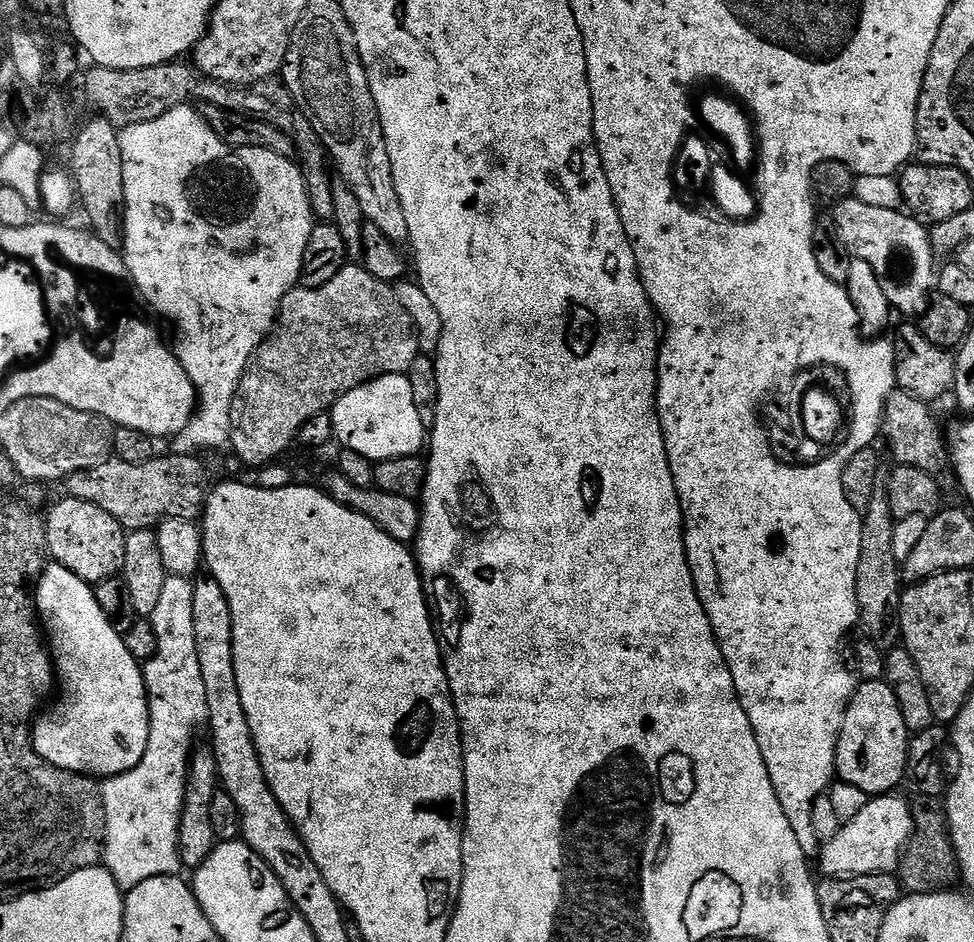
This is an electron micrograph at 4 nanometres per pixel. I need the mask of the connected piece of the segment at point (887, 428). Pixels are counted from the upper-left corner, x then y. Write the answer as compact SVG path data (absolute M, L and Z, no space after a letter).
M894 391L886 398L884 407L884 422L882 425L882 440L888 443L897 465L906 468L926 470L926 474L936 477L945 493L957 491L958 481L955 471L950 468L950 449L946 443L945 433L940 433L940 424L932 417L927 403L914 398L909 392Z

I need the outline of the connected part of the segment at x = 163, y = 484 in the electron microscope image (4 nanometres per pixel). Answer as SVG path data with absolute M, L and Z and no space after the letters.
M157 455L142 465L105 458L92 468L65 476L62 487L71 499L94 502L94 506L106 510L106 514L128 532L152 530L164 520L199 521L210 491L208 468L200 461L203 459L199 455L167 455Z

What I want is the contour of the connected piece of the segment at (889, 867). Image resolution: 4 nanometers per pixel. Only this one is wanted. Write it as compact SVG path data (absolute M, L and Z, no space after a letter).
M889 794L887 796L878 796L869 799L866 810L862 810L862 814L858 814L858 818L854 818L849 824L841 824L838 834L834 834L834 838L823 841L822 847L818 853L818 861L820 860L820 868L824 871L823 875L828 878L847 878L850 876L876 876L879 872L889 874L895 873L900 866L900 858L904 855L908 847L908 839L912 837L914 825L912 823L912 808L904 800L899 800L899 795Z

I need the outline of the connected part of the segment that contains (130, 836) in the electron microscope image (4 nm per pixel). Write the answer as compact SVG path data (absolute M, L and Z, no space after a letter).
M165 575L158 607L150 618L156 635L156 652L143 665L144 685L148 691L150 736L142 762L126 774L109 776L100 784L100 797L106 814L103 867L107 868L121 890L142 886L146 878L174 876L181 871L180 815L184 809L184 791L188 781L188 761L194 751L192 739L208 722L206 685L202 683L202 666L198 666L198 646L194 642L194 584L187 576Z

